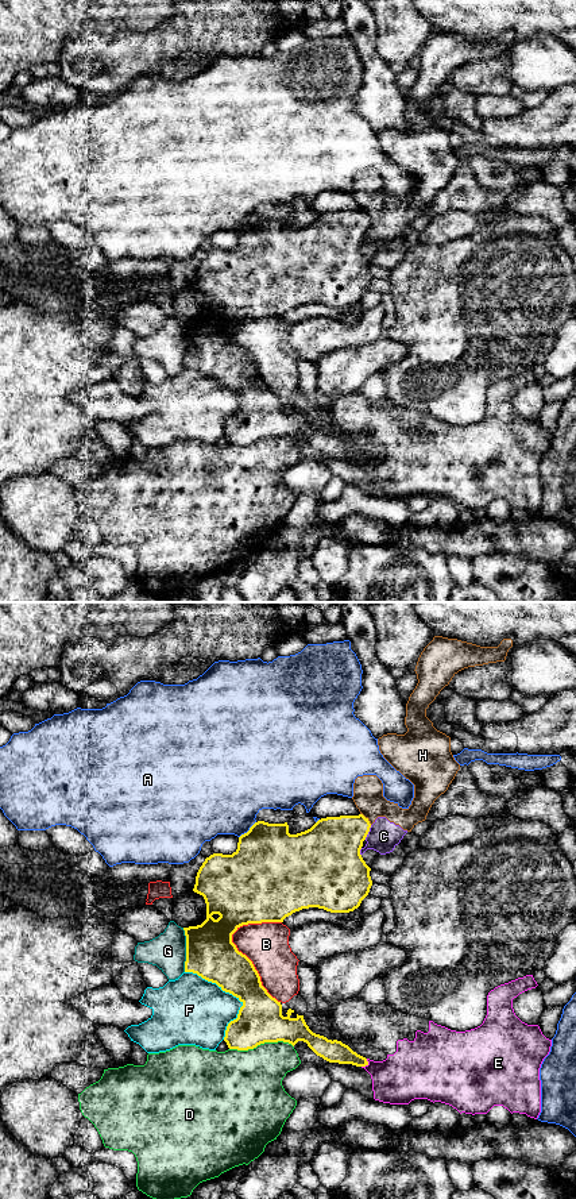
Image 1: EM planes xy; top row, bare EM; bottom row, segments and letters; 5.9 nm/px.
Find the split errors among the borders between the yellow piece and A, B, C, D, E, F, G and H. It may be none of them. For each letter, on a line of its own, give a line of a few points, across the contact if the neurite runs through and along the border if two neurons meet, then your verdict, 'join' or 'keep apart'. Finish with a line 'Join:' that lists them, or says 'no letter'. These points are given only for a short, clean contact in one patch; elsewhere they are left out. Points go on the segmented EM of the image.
A: keep apart
B: keep apart
C: keep apart
D: keep apart
E: line xy (367, 1059), (367, 1063), (362, 1067); keep apart
F: keep apart
G: line xy (182, 928), (185, 936), (185, 971); keep apart
H: line xy (360, 813), (371, 824); keep apart
Join: no letter

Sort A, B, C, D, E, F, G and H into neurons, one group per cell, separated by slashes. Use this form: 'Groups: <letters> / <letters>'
Groups: A / B / C H / D / E / F / G

